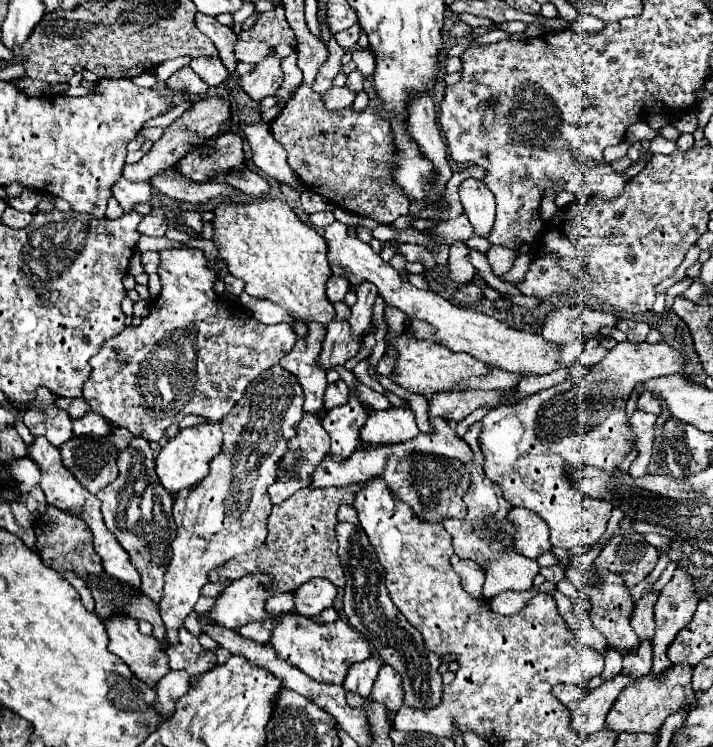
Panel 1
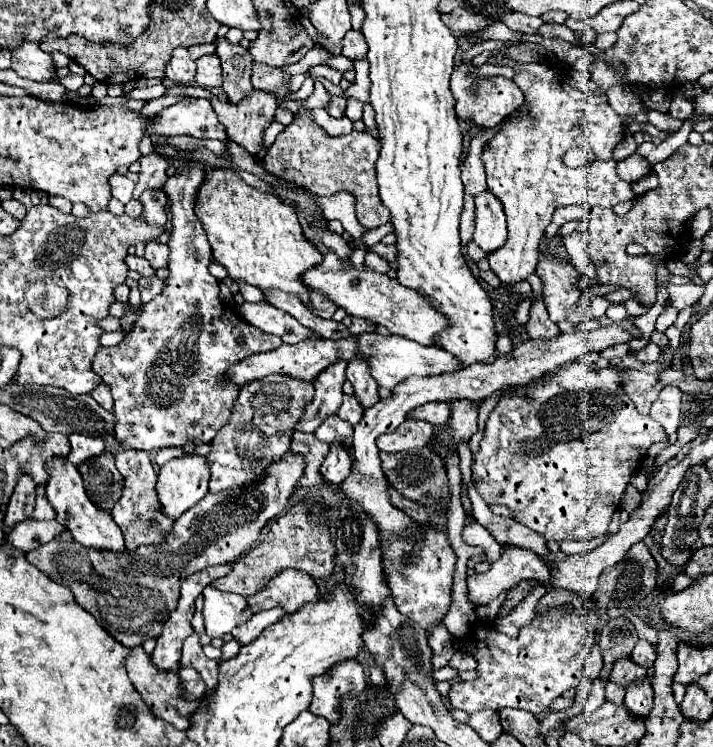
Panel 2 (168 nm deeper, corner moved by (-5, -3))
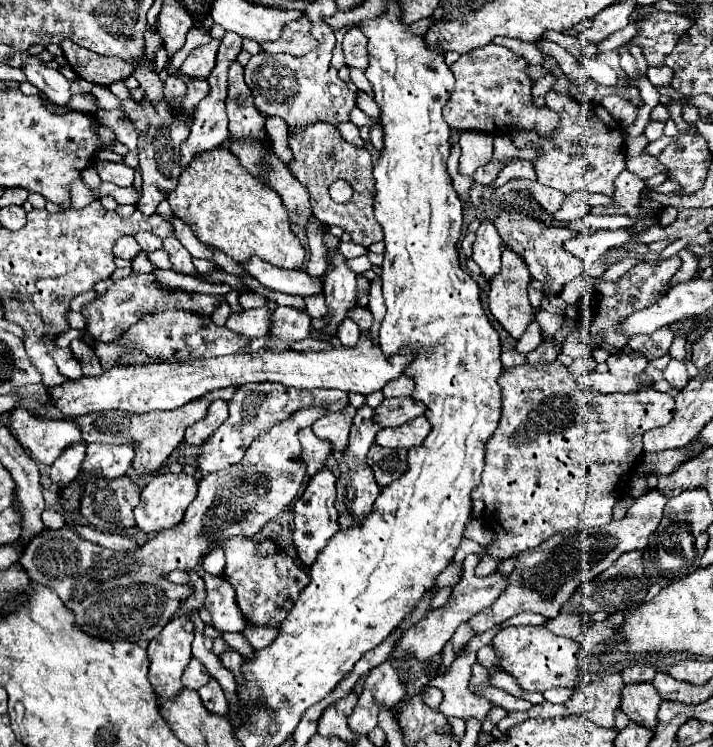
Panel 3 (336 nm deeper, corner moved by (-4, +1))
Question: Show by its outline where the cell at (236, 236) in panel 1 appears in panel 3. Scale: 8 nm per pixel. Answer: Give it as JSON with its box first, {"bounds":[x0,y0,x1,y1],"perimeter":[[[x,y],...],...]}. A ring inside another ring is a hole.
{"bounds":[168,147,306,269],"perimeter":[[[214,147],[196,155],[180,173],[178,185],[168,193],[168,203],[202,243],[220,249],[234,261],[242,263],[256,255],[286,269],[296,269],[304,263],[306,251],[290,229],[290,217],[282,199],[264,183],[252,179],[228,147]]]}

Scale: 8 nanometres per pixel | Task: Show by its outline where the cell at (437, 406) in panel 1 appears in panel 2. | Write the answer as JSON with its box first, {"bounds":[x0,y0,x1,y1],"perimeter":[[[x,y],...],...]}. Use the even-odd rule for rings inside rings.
{"bounds":[407,403,451,425],"perimeter":[[[427,403],[423,407],[417,407],[417,411],[411,411],[407,419],[423,419],[431,425],[445,425],[451,415],[451,405],[443,403]]]}

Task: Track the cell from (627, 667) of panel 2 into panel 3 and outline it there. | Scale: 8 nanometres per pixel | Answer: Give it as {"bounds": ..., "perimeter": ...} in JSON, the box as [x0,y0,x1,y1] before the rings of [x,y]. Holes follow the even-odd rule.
{"bounds":[622,683,662,731],"perimeter":[[[636,683],[636,685],[624,685],[622,689],[622,711],[628,715],[628,719],[636,725],[642,725],[650,731],[656,729],[656,715],[662,699],[658,691],[652,687],[652,683]]]}

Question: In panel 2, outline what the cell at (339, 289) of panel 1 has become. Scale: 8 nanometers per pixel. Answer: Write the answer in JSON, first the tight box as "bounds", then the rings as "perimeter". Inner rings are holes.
{"bounds":[311,293,337,319],"perimeter":[[[311,293],[311,305],[313,305],[313,313],[323,319],[331,319],[333,313],[337,311],[337,303],[333,303],[327,295],[321,293]]]}

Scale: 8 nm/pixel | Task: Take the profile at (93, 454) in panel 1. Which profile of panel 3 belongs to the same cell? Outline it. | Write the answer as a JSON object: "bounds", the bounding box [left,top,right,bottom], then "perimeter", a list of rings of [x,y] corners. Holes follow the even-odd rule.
{"bounds":[80,477,142,531],"perimeter":[[[92,477],[84,485],[84,497],[82,497],[82,507],[80,513],[98,529],[98,531],[128,531],[132,529],[134,523],[134,507],[140,501],[142,487],[138,487],[130,477],[120,477],[120,479],[104,479],[104,477]]]}

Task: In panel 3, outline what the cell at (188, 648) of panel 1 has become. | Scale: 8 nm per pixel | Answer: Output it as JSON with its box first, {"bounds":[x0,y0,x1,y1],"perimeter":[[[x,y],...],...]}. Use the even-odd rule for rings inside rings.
{"bounds":[198,679,226,715],"perimeter":[[[212,679],[210,683],[206,683],[200,691],[198,691],[204,707],[208,711],[212,711],[214,715],[226,715],[226,697],[222,687]]]}

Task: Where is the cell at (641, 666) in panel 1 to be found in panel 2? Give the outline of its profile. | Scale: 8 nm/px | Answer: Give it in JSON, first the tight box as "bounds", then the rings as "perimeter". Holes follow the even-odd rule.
{"bounds":[625,677,653,717],"perimeter":[[[649,677],[641,683],[629,683],[627,695],[625,695],[625,707],[631,715],[647,717],[653,709],[653,689],[649,683]]]}

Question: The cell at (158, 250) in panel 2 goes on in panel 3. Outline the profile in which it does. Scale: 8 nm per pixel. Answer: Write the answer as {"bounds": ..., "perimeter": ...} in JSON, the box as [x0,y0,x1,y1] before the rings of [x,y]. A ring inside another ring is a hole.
{"bounds":[134,231,162,253],"perimeter":[[[138,231],[138,233],[134,235],[134,239],[138,241],[140,249],[146,251],[146,253],[152,253],[152,251],[156,251],[156,249],[162,249],[162,239],[156,237],[156,235],[152,235],[152,233],[148,233],[148,231]]]}

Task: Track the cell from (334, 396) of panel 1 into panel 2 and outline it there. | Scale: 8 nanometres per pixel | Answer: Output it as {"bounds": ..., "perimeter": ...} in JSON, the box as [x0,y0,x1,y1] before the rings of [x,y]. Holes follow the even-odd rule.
{"bounds":[337,395,363,425],"perimeter":[[[343,395],[343,403],[341,403],[337,415],[339,415],[341,419],[349,421],[351,425],[359,423],[363,411],[361,411],[361,405],[357,403],[357,397],[355,397],[355,395]]]}

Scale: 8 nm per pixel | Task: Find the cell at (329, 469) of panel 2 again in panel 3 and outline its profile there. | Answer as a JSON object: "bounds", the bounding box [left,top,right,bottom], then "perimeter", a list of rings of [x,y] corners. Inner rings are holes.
{"bounds":[292,471,340,567],"perimeter":[[[322,471],[312,477],[304,495],[294,503],[294,533],[292,533],[294,541],[292,541],[292,545],[296,549],[296,557],[302,563],[302,567],[310,567],[314,563],[318,551],[340,529],[334,499],[336,499],[336,477],[330,471]]]}

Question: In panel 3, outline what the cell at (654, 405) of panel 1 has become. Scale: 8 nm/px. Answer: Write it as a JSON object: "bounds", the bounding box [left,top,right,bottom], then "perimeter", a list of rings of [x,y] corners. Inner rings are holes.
{"bounds":[662,359,688,389],"perimeter":[[[672,359],[668,363],[668,367],[664,369],[662,377],[676,389],[682,389],[686,383],[688,383],[688,365],[686,365],[686,359],[684,361],[678,361],[678,359]]]}

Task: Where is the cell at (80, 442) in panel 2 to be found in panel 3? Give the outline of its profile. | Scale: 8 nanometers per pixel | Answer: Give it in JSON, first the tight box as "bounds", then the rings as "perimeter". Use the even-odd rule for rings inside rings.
{"bounds":[48,443,86,489],"perimeter":[[[84,443],[68,447],[60,455],[60,459],[56,459],[56,463],[48,469],[50,481],[54,485],[58,485],[60,489],[64,489],[70,481],[74,481],[76,475],[78,475],[78,471],[80,471],[80,465],[84,461],[84,453],[86,453],[86,445]]]}

